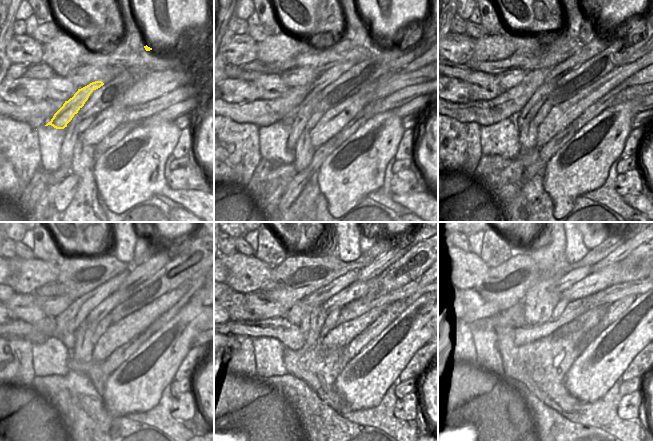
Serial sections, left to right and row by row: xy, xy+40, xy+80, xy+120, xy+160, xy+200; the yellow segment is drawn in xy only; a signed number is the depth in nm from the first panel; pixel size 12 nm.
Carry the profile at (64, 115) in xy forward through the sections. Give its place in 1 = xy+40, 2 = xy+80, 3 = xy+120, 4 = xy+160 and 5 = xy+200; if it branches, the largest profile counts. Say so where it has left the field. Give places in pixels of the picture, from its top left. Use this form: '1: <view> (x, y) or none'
1: xy+40 (329, 76)
2: xy+80 (604, 37)
3: xy+120 (141, 273)
4: xy+160 (370, 271)
5: xy+200 (629, 245)

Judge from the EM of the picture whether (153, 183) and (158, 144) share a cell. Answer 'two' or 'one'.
one

